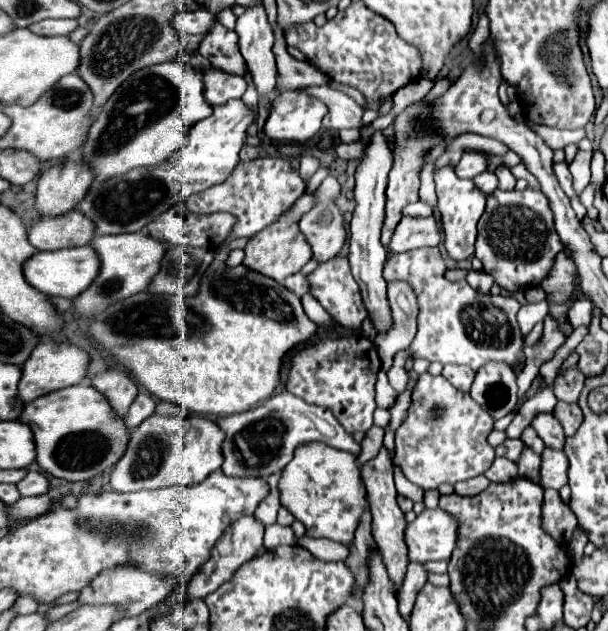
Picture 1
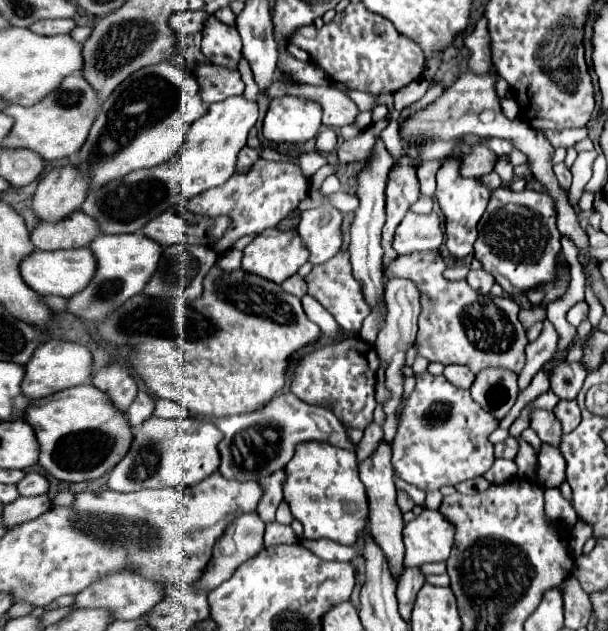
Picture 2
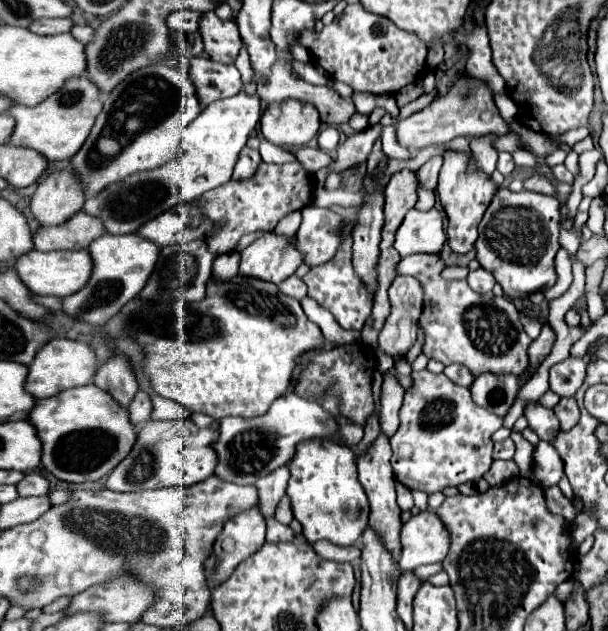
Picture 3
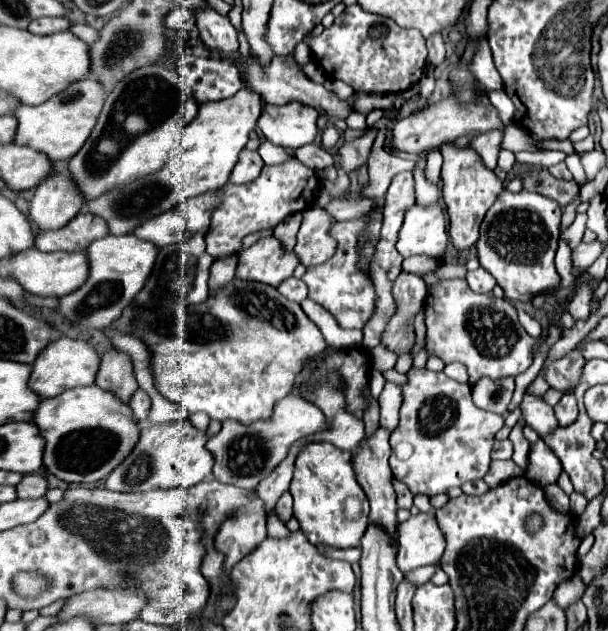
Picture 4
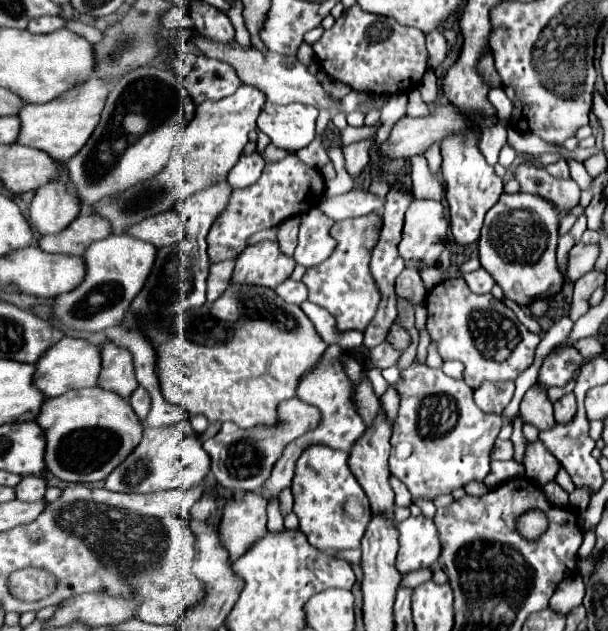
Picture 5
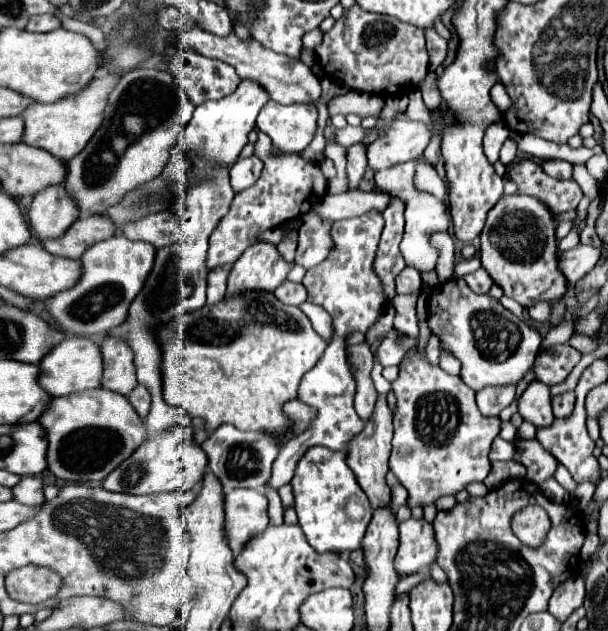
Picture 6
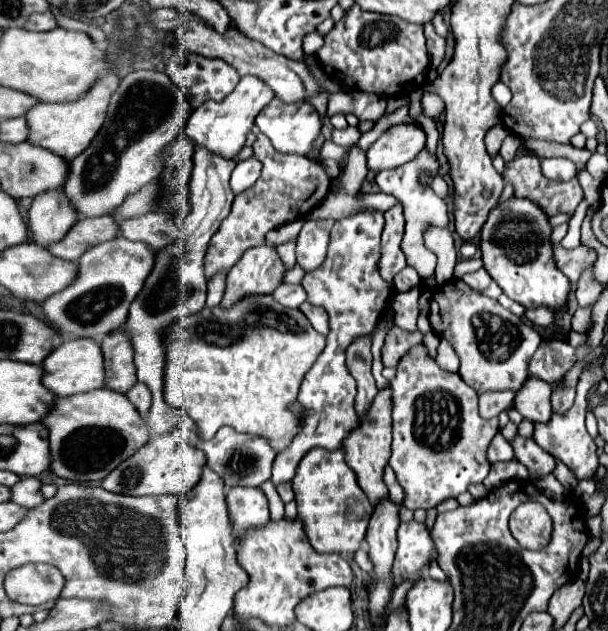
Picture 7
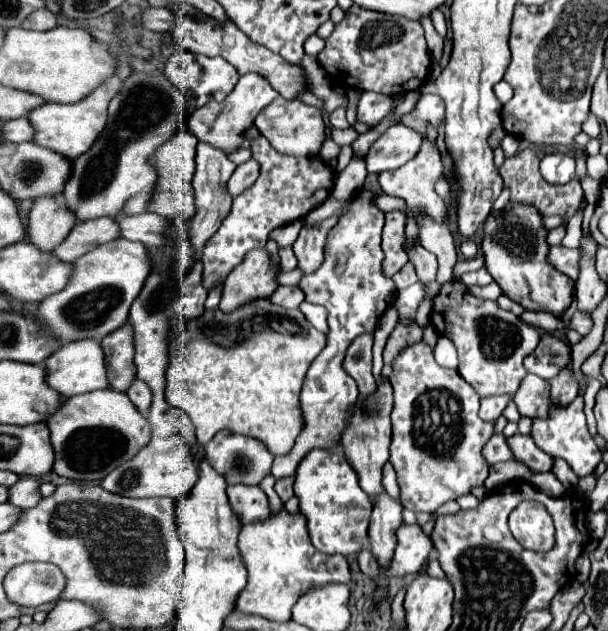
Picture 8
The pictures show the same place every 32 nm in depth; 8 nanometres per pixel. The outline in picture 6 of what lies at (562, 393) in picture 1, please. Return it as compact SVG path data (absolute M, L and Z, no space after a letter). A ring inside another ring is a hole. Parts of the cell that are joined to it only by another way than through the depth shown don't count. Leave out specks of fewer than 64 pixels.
M556 344L550 350L536 356L536 362L534 362L536 378L550 386L562 384L580 360L582 360L582 354L574 350L570 344Z

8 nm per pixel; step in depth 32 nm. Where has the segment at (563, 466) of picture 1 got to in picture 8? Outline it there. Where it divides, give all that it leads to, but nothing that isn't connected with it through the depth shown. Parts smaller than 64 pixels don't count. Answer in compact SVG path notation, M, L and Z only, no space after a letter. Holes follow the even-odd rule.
M514 434L512 438L508 438L508 446L512 448L514 458L518 462L524 462L536 474L538 472L550 472L554 466L554 458L548 456L546 452L542 452L530 436Z

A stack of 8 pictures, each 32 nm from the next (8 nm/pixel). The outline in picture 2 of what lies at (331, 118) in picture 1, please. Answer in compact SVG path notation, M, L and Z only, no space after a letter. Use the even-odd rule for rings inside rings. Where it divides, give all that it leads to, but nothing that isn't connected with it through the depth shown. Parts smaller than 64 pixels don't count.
M276 70L274 86L266 92L270 98L278 98L284 94L296 94L302 98L310 98L322 104L326 128L340 130L342 126L354 126L360 110L344 92L340 92L334 86L288 86L282 82L282 78L284 78L282 72Z

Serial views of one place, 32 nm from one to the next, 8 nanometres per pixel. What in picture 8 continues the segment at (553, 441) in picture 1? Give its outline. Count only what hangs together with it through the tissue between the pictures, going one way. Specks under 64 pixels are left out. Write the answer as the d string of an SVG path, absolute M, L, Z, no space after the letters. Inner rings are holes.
M528 374L518 392L514 394L514 404L518 406L518 412L522 416L528 416L528 418L544 418L548 416L548 406L550 406L550 388L548 388L548 382L538 378L538 376L532 376Z

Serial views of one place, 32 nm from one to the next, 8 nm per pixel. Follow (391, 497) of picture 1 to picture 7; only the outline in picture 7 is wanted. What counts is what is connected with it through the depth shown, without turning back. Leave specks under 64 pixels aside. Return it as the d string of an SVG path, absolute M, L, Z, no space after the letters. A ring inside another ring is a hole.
M382 390L376 394L372 408L368 412L366 418L360 418L360 428L354 430L346 440L344 440L344 454L346 454L346 462L350 464L350 468L354 470L360 488L364 490L364 494L368 496L368 500L372 502L372 506L380 504L380 500L384 496L388 496L388 488L384 484L384 468L388 466L388 458L390 458L390 442L392 442L392 404L390 404L390 390Z

